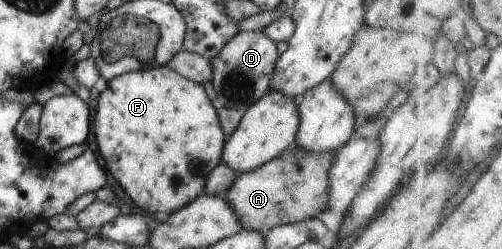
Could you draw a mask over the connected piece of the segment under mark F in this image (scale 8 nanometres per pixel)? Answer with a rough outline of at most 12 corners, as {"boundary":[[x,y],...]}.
{"boundary":[[167,65],[108,80],[105,166],[139,208],[203,194],[225,146],[203,85]]}

